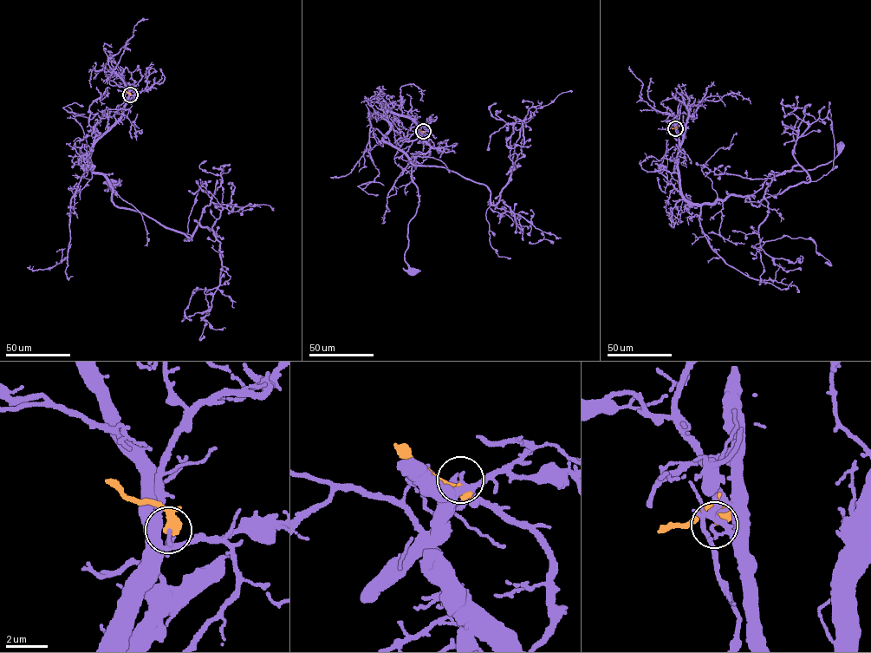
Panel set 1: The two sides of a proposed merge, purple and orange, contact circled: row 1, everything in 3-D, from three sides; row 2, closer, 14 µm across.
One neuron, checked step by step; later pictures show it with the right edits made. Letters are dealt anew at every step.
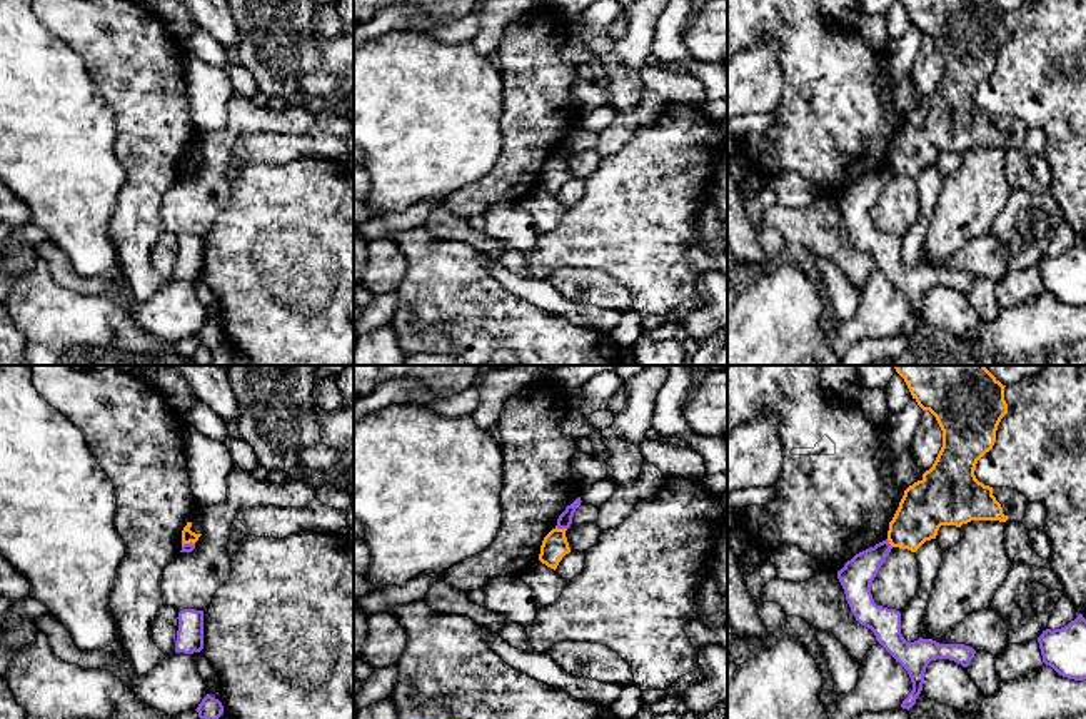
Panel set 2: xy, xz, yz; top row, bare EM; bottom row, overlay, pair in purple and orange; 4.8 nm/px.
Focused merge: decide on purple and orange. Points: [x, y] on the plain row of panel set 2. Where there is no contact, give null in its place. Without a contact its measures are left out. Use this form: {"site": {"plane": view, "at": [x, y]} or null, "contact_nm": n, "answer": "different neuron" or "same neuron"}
{"site": {"plane": "xz", "at": [561, 154]}, "contact_nm": 60, "answer": "different neuron"}

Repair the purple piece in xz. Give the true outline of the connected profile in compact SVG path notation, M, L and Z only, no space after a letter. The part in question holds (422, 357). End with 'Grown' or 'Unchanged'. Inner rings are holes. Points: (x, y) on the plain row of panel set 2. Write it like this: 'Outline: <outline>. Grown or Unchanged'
Outline: M419 352L409 354L402 365L467 365L462 359L449 354Z. Unchanged

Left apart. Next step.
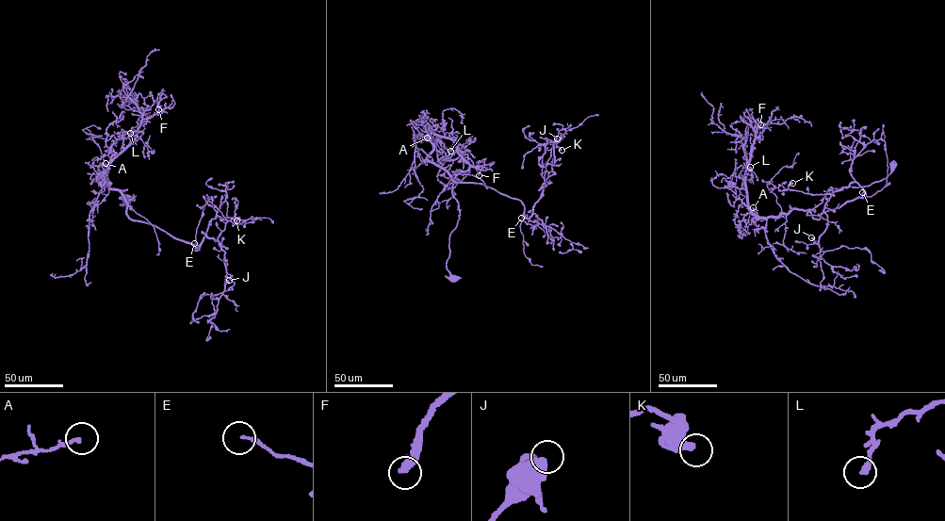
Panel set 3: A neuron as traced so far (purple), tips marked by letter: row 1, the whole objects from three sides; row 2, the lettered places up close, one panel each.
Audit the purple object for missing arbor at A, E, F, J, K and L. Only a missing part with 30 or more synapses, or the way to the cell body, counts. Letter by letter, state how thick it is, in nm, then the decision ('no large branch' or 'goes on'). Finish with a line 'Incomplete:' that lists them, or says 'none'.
A: calibre 130 nm; no large branch
E: calibre 170 nm; no large branch
F: calibre 360 nm; goes on
J: calibre 600 nm; no large branch
K: calibre 500 nm; no large branch
L: calibre 260 nm; no large branch
Incomplete: F

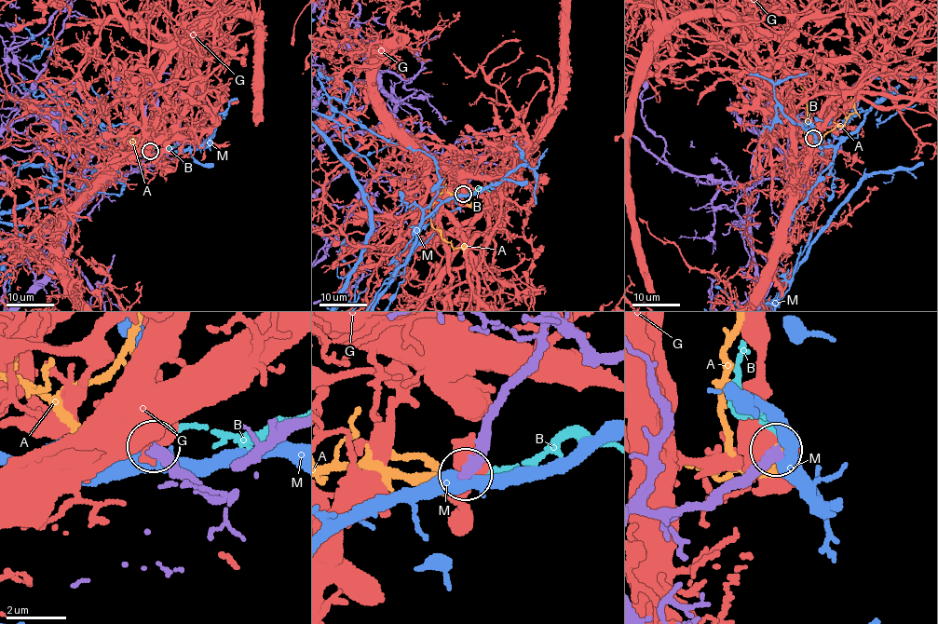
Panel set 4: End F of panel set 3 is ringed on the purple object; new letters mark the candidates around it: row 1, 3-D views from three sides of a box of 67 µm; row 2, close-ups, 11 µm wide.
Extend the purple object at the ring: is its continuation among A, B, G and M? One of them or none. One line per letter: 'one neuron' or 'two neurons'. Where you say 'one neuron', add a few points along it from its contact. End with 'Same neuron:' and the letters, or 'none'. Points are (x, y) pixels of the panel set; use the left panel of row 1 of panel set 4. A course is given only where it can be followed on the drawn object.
A: one neuron
B: two neurons
G: two neurons
M: two neurons
Same neuron: A

